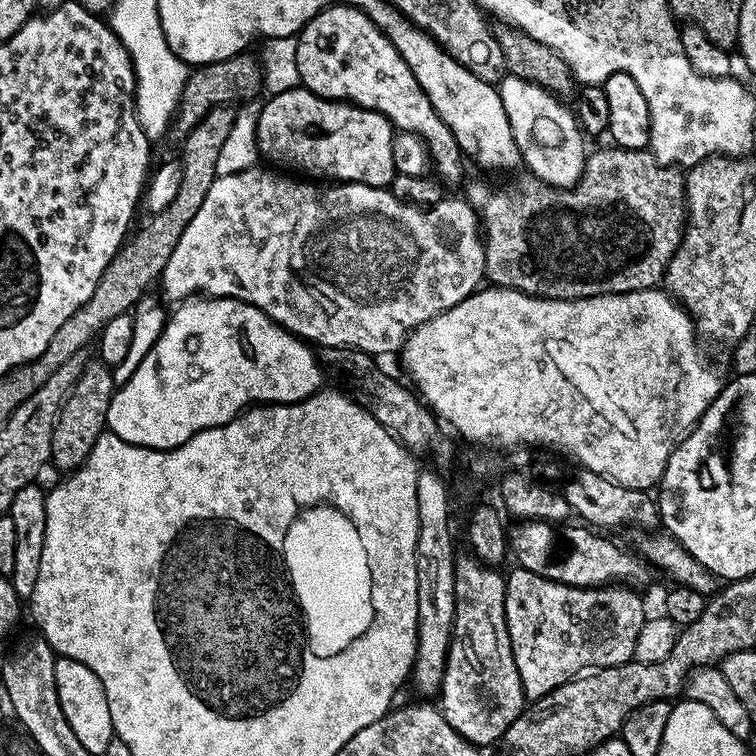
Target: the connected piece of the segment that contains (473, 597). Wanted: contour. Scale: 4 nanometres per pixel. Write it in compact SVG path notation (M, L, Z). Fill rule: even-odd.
M471 554L456 557L452 641L444 659L444 677L438 693L438 707L446 722L477 746L495 740L497 743L502 736L502 725L518 718L526 704L506 626L505 577L496 572L499 571L495 567L483 564Z

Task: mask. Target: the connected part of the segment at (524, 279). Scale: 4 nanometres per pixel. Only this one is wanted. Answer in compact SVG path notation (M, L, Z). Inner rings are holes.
M607 146L589 155L584 162L584 172L580 181L573 188L550 188L542 186L540 181L531 174L524 174L521 180L513 182L509 188L491 188L488 184L476 180L468 188L466 199L476 209L482 225L484 238L484 275L493 285L501 288L513 288L531 296L541 296L547 300L585 300L591 296L609 296L623 292L637 292L647 288L655 288L664 279L664 271L670 258L678 250L680 239L684 236L686 223L686 201L684 198L684 177L681 169L670 164L659 164L651 150L639 148L617 148ZM544 216L545 236L540 233L540 219Z

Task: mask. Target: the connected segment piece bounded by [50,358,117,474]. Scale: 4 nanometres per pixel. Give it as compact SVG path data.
M98 358L89 359L78 382L60 407L60 416L52 435L51 467L61 468L61 473L71 474L86 462L90 450L94 450L98 438L104 435L108 427L108 411L116 390L112 369Z

